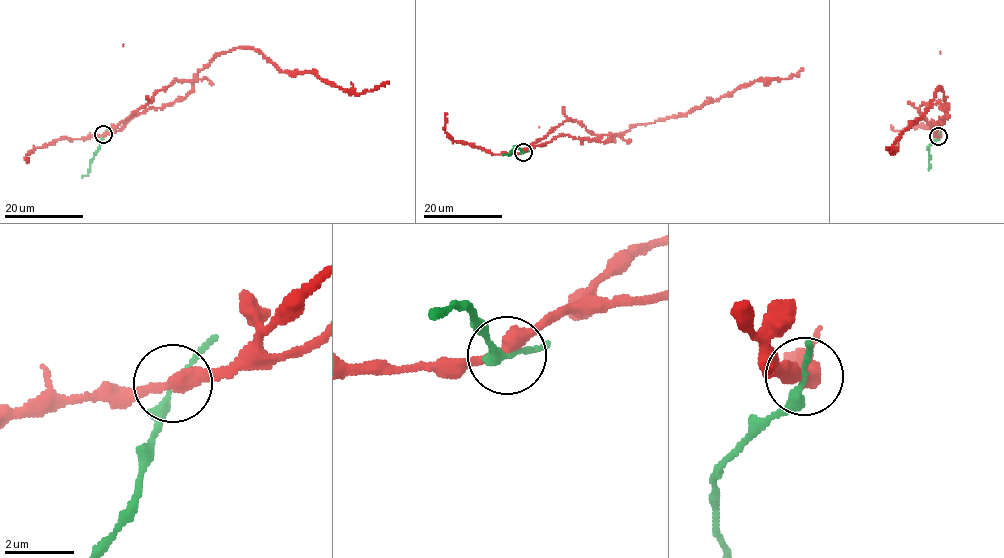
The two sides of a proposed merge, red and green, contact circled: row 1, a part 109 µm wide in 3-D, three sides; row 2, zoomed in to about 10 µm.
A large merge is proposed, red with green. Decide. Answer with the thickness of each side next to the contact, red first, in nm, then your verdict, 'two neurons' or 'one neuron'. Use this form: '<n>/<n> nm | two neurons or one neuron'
340/170 nm | two neurons

